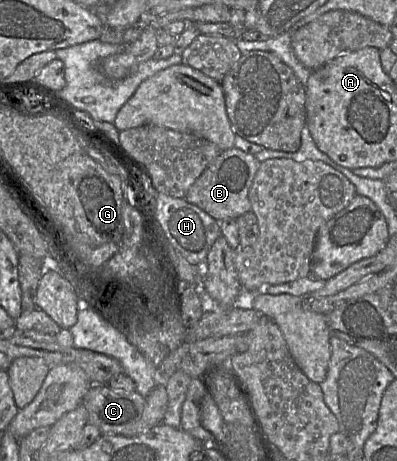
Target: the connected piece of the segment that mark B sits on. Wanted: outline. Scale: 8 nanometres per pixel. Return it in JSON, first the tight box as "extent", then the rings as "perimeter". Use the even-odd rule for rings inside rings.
{"extent":[184,148,260,222],"perimeter":[[[237,148],[223,151],[191,185],[184,199],[218,222],[224,219],[237,219],[251,211],[248,193],[260,163],[254,155]]]}

